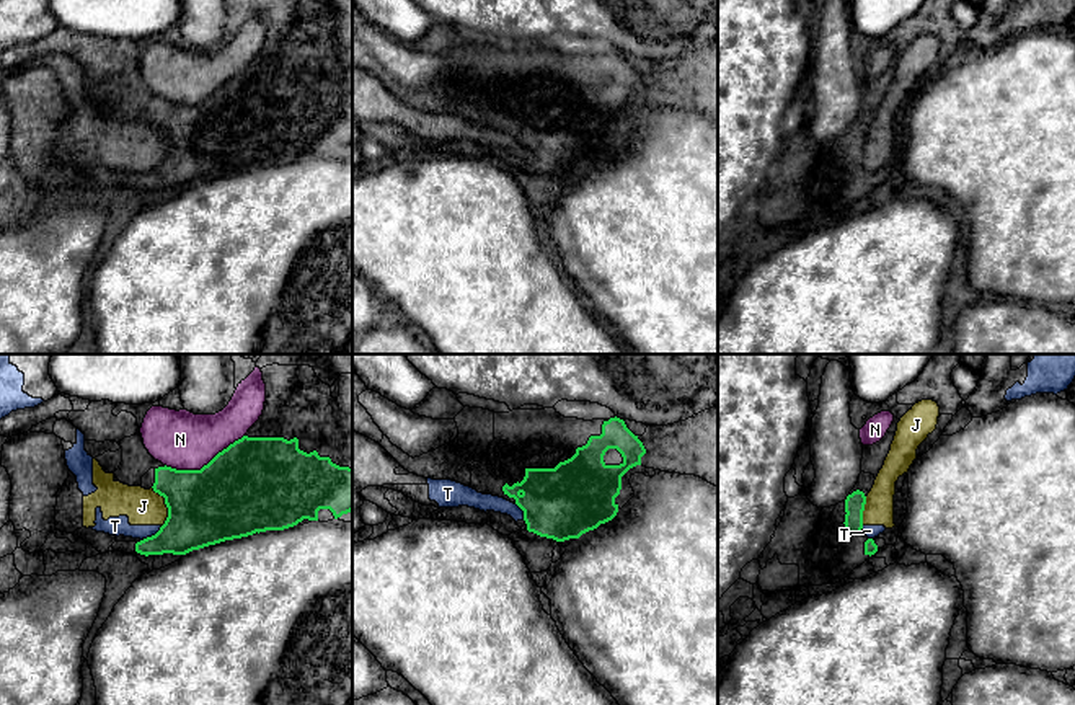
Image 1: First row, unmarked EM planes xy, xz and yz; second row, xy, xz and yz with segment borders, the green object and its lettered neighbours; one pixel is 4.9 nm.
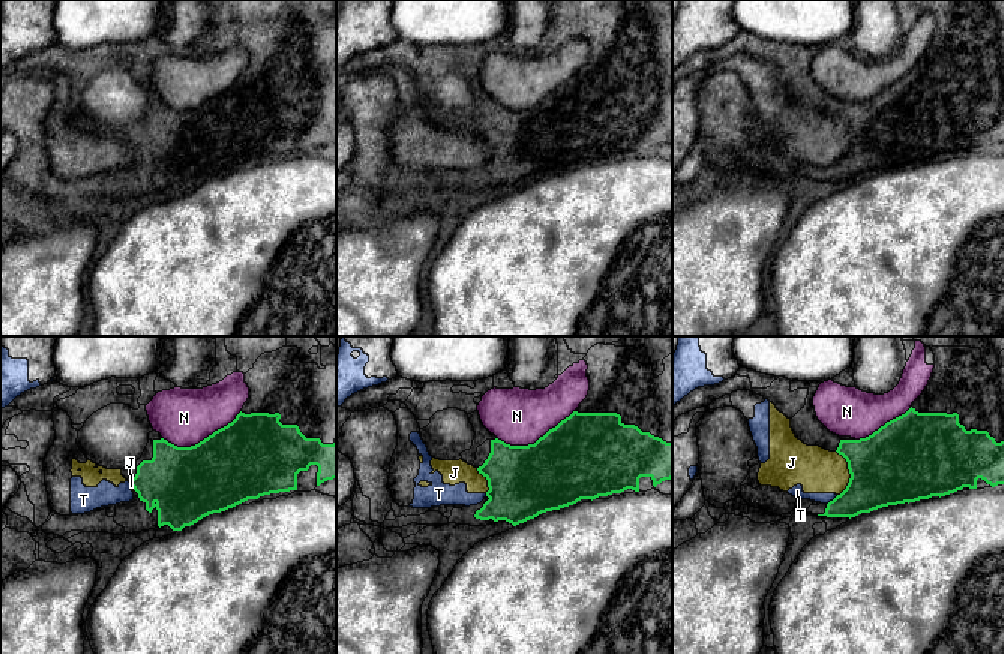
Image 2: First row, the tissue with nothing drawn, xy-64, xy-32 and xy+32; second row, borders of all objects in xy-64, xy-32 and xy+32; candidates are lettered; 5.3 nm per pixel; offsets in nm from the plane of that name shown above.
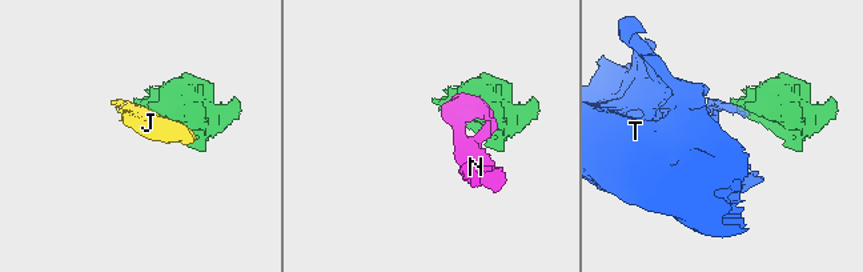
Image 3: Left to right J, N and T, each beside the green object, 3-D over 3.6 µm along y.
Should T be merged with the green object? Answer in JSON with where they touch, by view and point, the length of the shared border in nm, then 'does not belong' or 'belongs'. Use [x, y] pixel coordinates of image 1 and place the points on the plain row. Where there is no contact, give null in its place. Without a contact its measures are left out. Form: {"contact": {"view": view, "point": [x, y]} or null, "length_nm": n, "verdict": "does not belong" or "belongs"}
{"contact": {"view": "xy", "point": [152, 170]}, "length_nm": 120, "verdict": "does not belong"}

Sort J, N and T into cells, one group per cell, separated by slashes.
J N T

